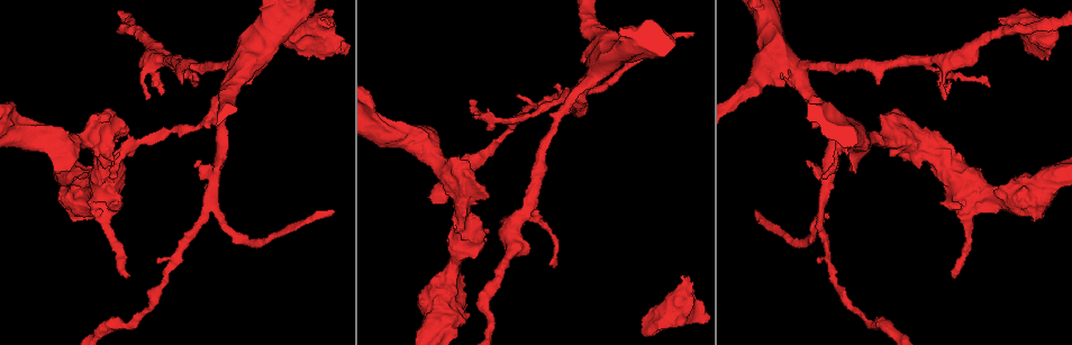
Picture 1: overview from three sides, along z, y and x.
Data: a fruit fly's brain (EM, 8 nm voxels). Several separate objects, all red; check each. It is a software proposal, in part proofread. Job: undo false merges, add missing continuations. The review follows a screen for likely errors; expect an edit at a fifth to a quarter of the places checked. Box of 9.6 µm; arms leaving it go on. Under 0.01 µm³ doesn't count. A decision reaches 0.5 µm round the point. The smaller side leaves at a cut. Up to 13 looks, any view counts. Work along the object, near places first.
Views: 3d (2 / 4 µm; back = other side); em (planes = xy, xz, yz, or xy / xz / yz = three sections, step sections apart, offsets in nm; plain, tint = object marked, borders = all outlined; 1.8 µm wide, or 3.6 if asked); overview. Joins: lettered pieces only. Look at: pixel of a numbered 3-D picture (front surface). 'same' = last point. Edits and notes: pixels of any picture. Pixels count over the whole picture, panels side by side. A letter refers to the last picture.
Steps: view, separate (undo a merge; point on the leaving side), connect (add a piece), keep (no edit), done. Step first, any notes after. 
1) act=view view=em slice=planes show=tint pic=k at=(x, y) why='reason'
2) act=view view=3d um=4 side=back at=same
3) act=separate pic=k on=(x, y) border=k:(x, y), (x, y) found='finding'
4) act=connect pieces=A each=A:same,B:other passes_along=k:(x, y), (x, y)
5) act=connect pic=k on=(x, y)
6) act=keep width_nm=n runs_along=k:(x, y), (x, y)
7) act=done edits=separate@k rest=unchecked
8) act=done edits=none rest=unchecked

act=view view=em slice=planes show=borders pic=1 at=(1049, 60)

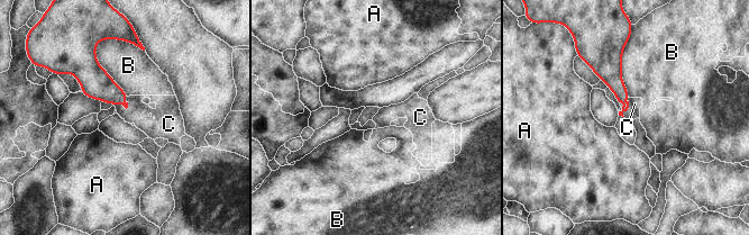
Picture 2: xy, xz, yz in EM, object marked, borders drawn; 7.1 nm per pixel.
act=connect pieces=C each=A:other,B:other,C:same passes_along=2:(626, 105), (622, 107), (635, 104) found='it goes on there'

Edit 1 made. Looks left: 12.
act=view view=overview

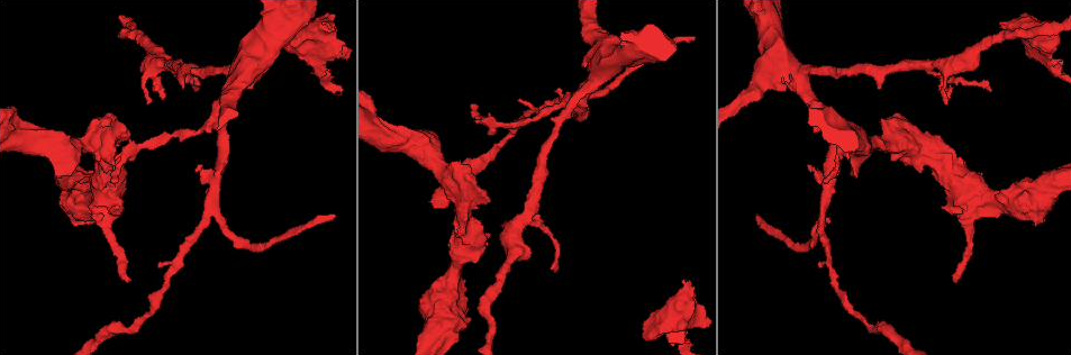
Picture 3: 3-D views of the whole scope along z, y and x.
act=view view=em slice=xy step=4 show=borders pic=3 at=(484, 203)

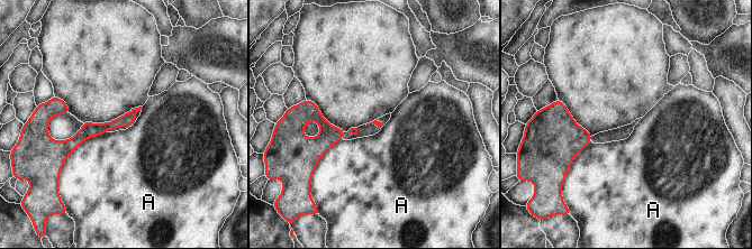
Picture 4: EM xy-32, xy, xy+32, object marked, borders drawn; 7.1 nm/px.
act=keep each=A:other runs_along=4:(134, 111), (60, 147) found='no lettered piece goes on from it'

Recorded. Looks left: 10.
act=view view=3d um=2 pic=3 at=(878, 89) why='an open end'

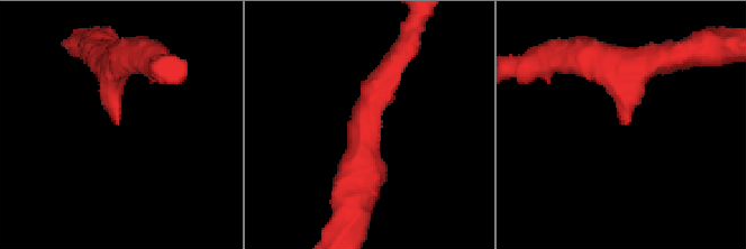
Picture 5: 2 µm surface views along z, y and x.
act=view view=em slice=yz step=8 show=tint pic=5 at=(619, 121) arm_widths_nm=240,280

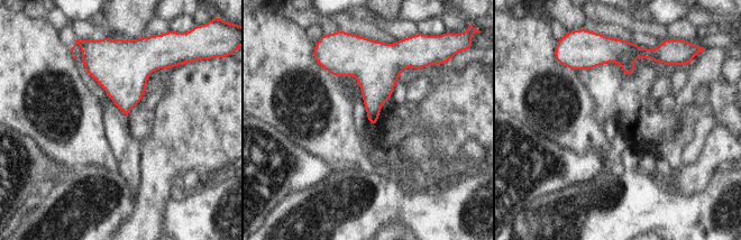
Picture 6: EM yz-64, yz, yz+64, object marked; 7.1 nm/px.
act=view view=em slice=planes show=borders at=same

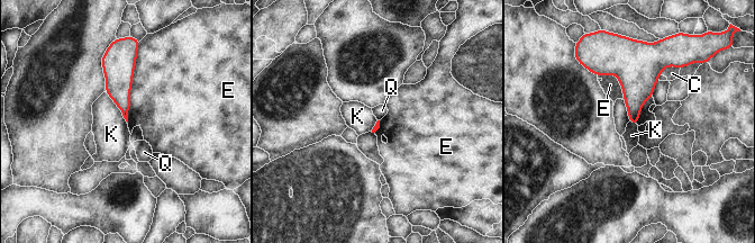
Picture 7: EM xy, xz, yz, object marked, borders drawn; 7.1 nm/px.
act=keep each=C:other,E:other,K:other,Q:other border=7:(624, 99), (629, 120) found='none of them fits'

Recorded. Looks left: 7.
act=view view=3d um=2 pic=3 at=(58, 178) why='an open end'

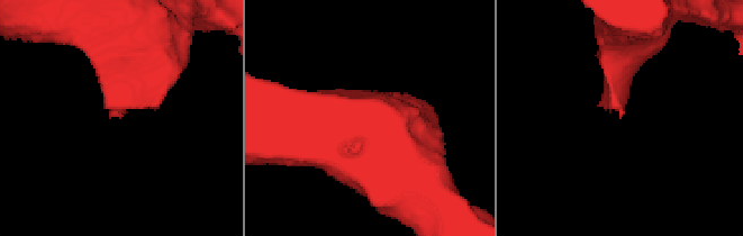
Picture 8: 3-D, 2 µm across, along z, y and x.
act=view view=em um=3.6 slice=yz step=4 show=tint pic=8 at=(620, 113)

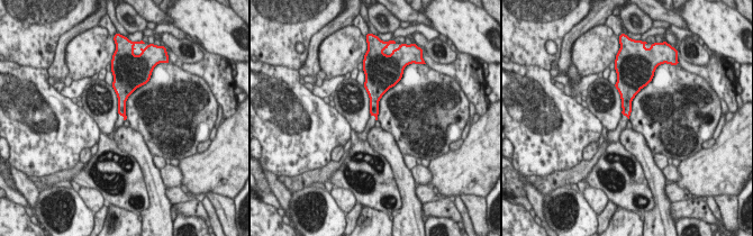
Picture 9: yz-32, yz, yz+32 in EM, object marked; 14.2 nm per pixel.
act=view view=em um=3.6 slice=planes show=borders at=same

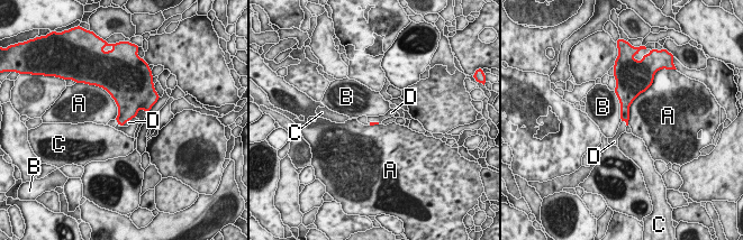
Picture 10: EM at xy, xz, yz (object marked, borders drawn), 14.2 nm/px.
act=connect pieces=D each=A:other,B:other,C:other,D:same passes_along=10:(625, 105), (626, 122), (622, 129) found='it goes on there'

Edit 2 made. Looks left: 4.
act=view view=overview

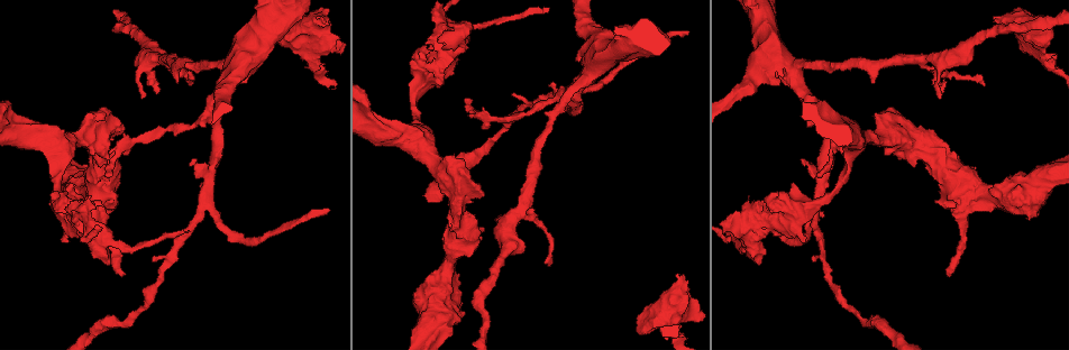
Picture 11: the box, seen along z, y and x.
act=view view=3d um=4 side=back pic=11 at=(113, 209) why='an open end'

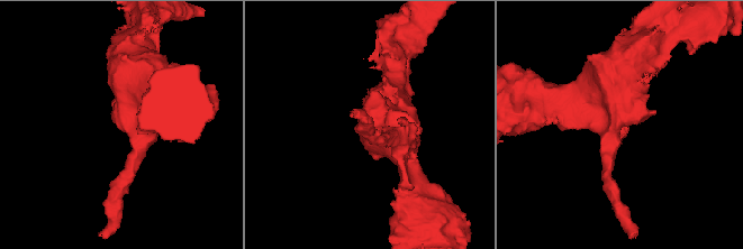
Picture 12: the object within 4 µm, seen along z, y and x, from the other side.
act=view view=em um=3.6 slice=xy step=16 show=tint pic=12 at=(625, 126)

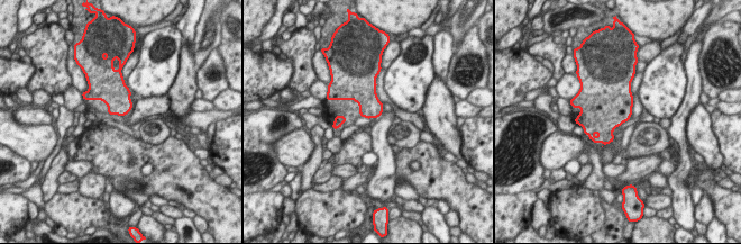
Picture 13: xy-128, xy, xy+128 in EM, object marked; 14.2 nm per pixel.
act=view view=em um=3.6 slice=planes show=borders at=same

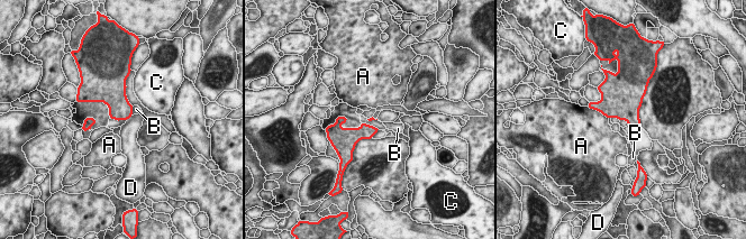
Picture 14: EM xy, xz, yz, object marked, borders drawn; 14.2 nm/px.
act=keep each=A:other,B:other,C:other,D:other border=14:(132, 115), (127, 120) found='no lettered piece goes on from it'

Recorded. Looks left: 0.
act=done edits=connect@2,connect@10 rest=unchecked

